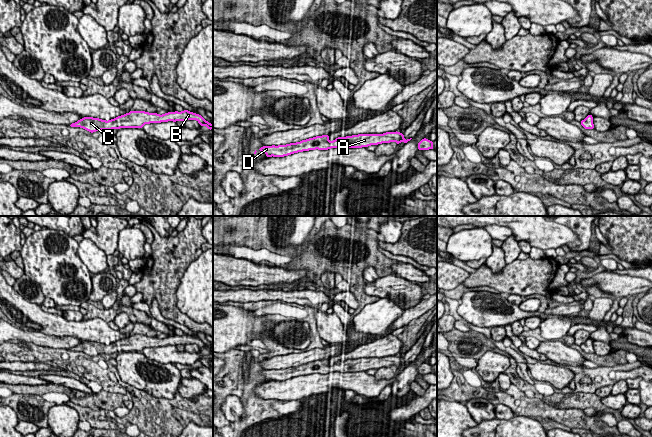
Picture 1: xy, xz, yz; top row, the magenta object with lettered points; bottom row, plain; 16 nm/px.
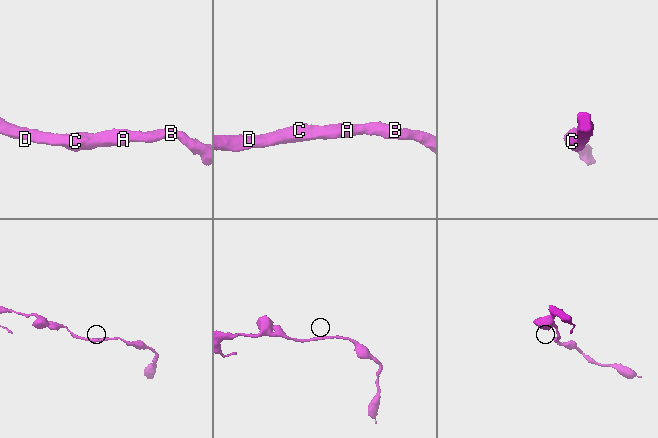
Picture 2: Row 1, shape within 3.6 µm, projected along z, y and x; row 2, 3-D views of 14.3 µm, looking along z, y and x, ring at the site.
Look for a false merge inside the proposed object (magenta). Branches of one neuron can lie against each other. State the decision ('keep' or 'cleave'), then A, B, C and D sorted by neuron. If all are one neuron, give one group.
keep | A B C D

